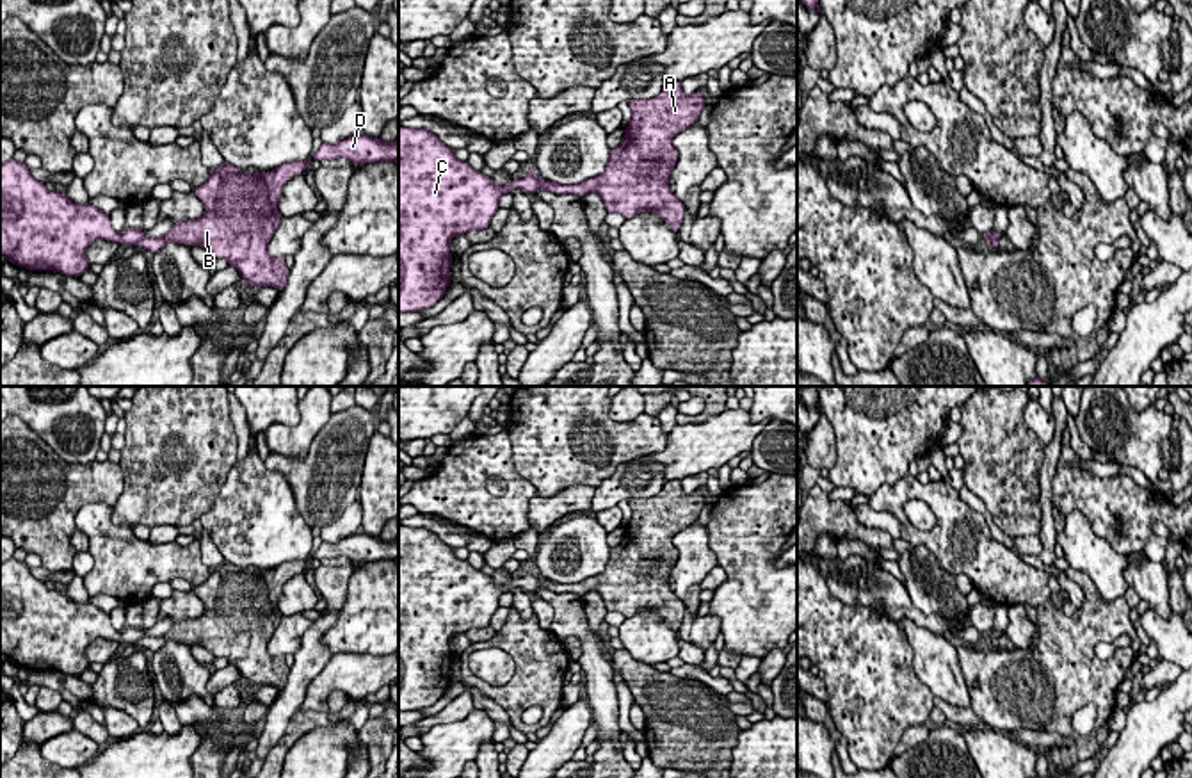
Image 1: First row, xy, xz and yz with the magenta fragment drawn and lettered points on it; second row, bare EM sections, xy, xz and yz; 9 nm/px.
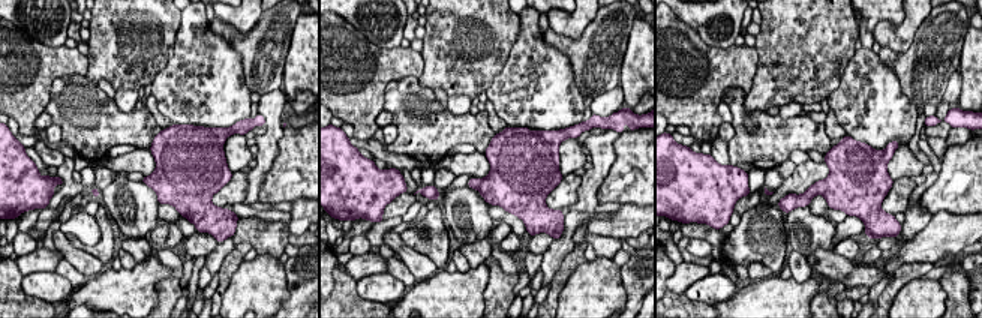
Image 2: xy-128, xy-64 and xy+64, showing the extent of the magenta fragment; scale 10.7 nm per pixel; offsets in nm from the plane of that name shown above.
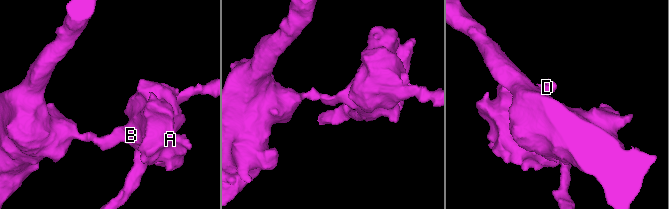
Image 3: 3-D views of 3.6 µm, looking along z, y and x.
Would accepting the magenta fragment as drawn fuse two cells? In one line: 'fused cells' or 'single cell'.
fused cells

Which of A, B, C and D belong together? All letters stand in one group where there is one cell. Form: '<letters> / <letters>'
A B D / C

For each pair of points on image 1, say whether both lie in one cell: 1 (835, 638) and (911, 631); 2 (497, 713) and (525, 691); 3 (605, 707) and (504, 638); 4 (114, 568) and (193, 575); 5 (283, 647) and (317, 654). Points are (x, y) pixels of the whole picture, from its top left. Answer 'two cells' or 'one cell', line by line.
1: two cells
2: two cells
3: two cells
4: one cell
5: two cells

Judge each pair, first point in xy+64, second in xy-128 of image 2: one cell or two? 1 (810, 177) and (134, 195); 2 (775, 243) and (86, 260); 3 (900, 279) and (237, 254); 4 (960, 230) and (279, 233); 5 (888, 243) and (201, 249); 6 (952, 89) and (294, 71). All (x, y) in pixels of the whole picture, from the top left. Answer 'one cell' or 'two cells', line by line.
1: two cells
2: two cells
3: one cell
4: two cells
5: one cell
6: two cells

